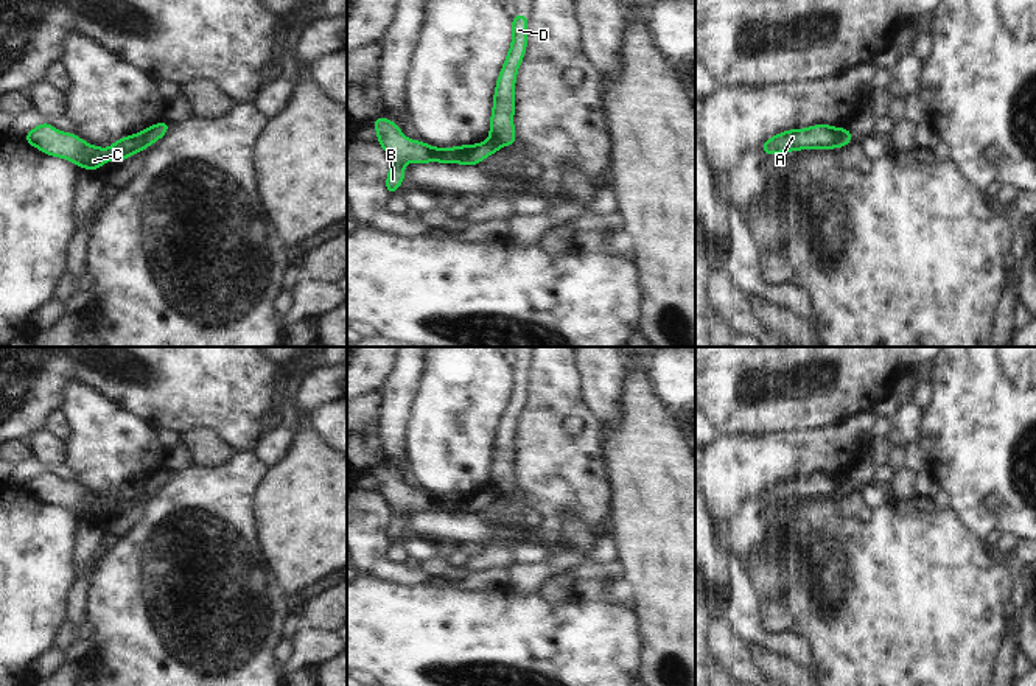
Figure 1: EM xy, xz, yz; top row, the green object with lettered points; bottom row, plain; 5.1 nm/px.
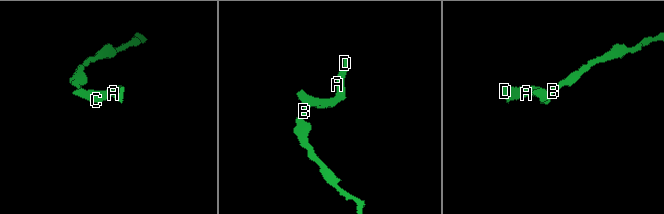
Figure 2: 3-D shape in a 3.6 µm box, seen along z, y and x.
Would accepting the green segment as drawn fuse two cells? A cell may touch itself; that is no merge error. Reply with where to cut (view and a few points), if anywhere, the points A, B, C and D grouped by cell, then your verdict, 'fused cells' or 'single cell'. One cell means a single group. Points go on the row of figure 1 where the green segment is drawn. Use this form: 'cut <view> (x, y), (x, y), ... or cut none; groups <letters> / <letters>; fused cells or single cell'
cut yz (837, 129), (834, 146); groups A D / B C; fused cells

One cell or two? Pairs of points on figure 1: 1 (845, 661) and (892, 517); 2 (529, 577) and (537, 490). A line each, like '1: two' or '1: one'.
1: one
2: two

